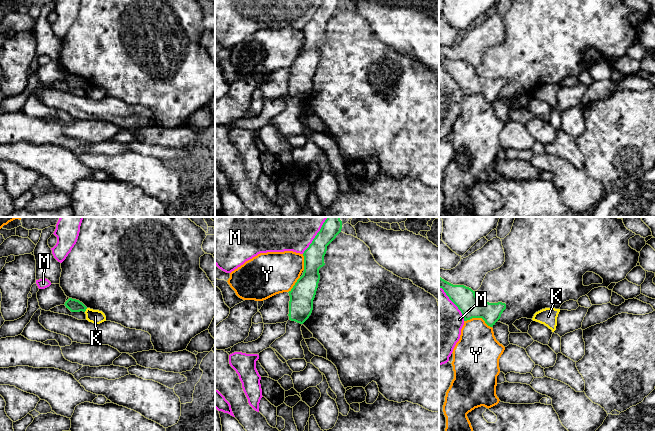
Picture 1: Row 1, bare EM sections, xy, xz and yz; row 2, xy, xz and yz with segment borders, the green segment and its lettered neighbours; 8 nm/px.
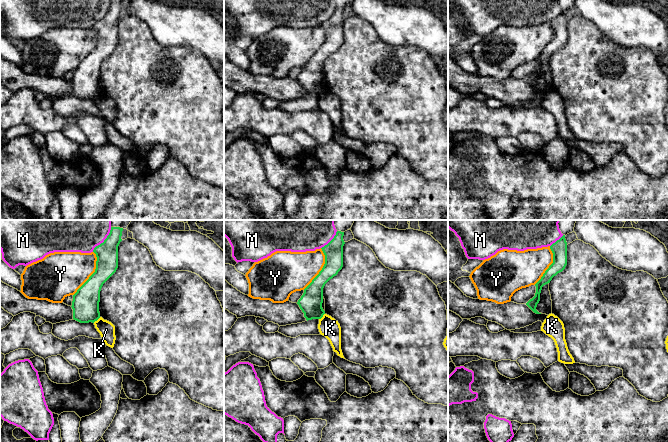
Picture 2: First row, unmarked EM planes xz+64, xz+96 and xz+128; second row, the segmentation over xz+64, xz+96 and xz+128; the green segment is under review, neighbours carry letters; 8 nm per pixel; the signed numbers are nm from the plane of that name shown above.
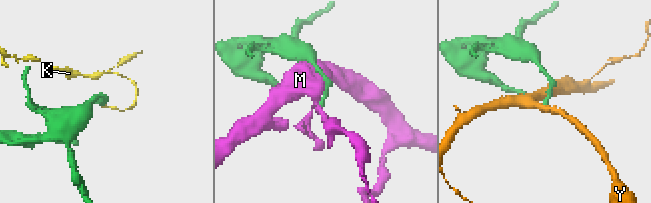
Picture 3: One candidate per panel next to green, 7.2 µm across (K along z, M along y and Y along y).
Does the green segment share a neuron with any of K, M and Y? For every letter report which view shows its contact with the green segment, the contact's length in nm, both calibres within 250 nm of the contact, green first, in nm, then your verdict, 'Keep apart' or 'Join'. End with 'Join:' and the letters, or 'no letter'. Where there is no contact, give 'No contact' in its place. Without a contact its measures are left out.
K: Touches green in xy. Shared border 40 nm. Thickness 100 nm (green) against 110 nm. Keep apart
M: Touches green in xz. Shared border 300 nm. Thickness 160 nm (green) against 220 nm. Keep apart
Y: Touches green in yz. Shared border 240 nm. Thickness 180 nm (green) against 320 nm. Keep apart
Join: no letter

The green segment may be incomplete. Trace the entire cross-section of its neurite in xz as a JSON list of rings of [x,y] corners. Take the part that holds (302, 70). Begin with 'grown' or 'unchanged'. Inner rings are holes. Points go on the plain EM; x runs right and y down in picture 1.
unchanged | [[[323,0],[309,23],[304,27],[304,48],[288,68],[289,96],[303,100],[311,91],[313,76],[320,56],[319,45],[325,41],[327,22],[341,8],[342,0]]]

